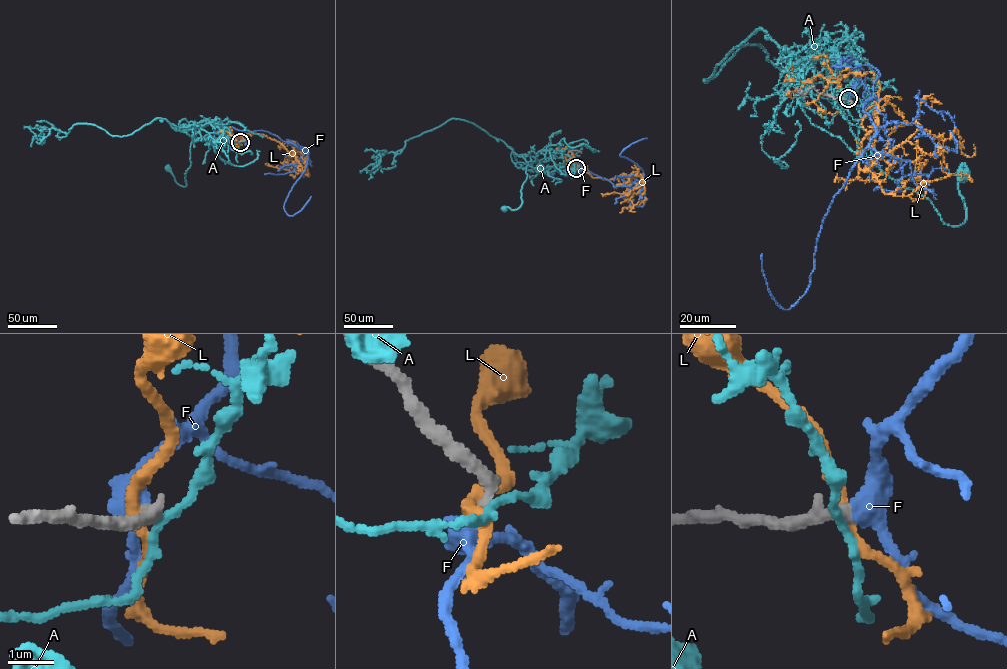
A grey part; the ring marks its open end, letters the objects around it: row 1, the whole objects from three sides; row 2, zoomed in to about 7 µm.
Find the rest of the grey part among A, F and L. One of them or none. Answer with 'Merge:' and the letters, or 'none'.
Merge: F

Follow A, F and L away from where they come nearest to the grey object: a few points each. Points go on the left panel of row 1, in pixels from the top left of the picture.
A: (241, 142), (235, 144), (221, 122), (207, 121), (192, 135), (185, 186), (178, 184), (168, 167)
F: (240, 142), (247, 131), (263, 130), (303, 150), (307, 166), (289, 193), (284, 211), (293, 215), (310, 196)
L: (240, 142), (247, 133), (263, 134), (279, 142), (305, 166), (302, 155), (296, 154), (286, 162), (284, 158)

